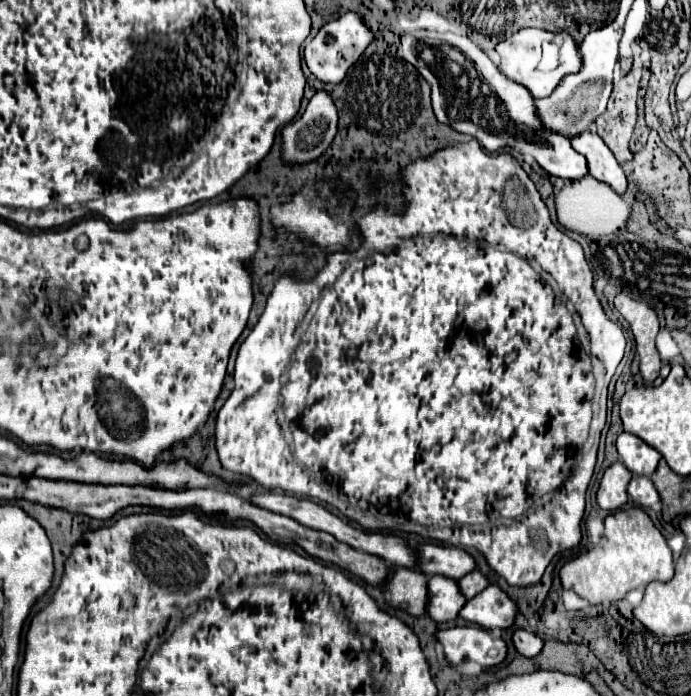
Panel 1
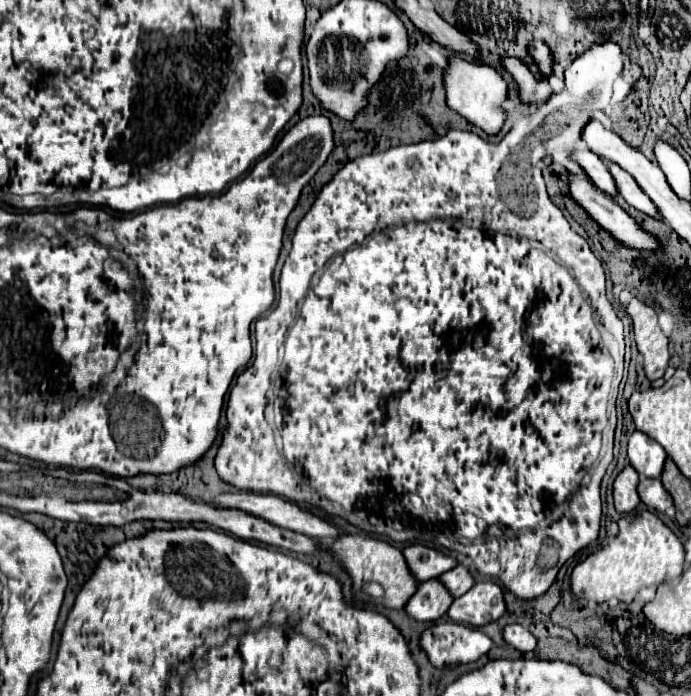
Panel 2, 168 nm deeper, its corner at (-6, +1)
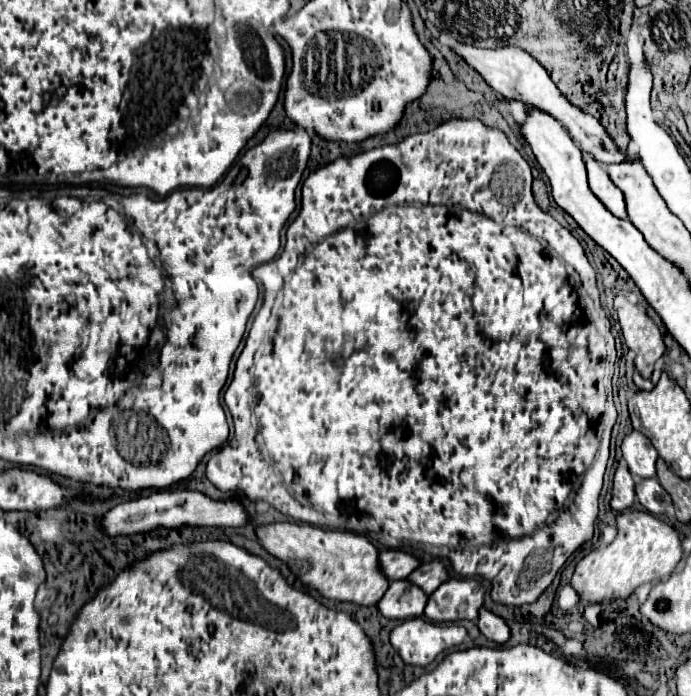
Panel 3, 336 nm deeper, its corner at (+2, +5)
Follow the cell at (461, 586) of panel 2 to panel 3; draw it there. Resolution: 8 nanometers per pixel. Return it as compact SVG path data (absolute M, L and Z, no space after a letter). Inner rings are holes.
M431 560L427 564L421 564L407 580L413 582L415 586L423 588L423 592L431 594L435 592L435 588L439 588L439 584L443 584L443 580L449 580L449 572L445 568L445 564L441 560Z

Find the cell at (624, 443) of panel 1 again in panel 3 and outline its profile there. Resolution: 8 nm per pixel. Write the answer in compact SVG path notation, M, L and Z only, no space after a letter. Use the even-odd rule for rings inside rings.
M633 430L623 438L621 444L623 458L629 466L629 472L641 480L641 478L653 478L655 476L655 460L657 460L657 450L653 444L643 436L641 432Z

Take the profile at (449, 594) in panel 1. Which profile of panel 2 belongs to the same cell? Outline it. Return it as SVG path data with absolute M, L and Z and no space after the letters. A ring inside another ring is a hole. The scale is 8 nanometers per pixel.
M427 580L417 584L415 594L405 604L405 612L419 622L437 622L445 616L451 600L453 596L439 584L439 580Z

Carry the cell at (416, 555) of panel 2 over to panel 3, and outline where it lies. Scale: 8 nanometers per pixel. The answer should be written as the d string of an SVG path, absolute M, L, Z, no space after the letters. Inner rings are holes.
M383 548L379 554L379 562L383 568L383 574L389 580L405 580L415 568L419 568L419 558L403 552L403 550L393 550L393 548Z

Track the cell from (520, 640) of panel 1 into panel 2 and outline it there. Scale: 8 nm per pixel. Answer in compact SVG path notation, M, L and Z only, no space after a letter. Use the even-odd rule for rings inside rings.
M519 624L505 626L503 628L503 640L507 644L511 644L513 648L517 648L519 652L531 652L535 648L535 644L537 644L535 636L529 630L525 630L523 626L519 626Z

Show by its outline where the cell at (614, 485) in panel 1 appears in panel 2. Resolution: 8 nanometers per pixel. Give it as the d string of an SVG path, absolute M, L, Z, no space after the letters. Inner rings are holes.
M625 466L615 478L613 500L615 500L615 510L619 514L629 514L639 506L641 500L637 494L637 482L639 482L639 476L633 466Z

